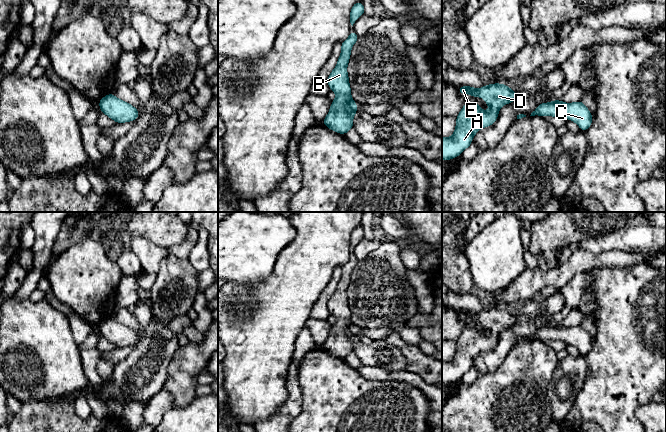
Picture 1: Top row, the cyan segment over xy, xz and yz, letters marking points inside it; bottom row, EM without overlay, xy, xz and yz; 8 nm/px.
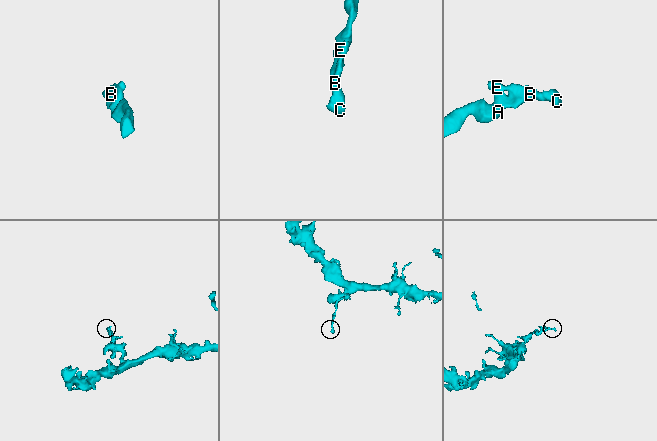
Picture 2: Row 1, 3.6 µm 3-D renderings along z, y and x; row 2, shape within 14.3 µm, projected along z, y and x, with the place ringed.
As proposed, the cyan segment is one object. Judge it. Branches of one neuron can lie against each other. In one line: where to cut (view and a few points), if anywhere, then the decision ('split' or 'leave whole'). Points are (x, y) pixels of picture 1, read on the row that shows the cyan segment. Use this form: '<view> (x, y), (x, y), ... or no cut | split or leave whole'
no cut | leave whole

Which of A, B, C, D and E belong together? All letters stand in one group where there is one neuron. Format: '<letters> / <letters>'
A B C D E

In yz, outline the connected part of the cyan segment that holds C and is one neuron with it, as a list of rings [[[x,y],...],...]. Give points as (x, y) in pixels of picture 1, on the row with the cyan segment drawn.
[[[554,100],[548,103],[543,102],[537,106],[530,116],[535,115],[541,117],[564,117],[575,122],[582,131],[586,131],[591,126],[593,120],[591,112],[582,101],[573,103],[565,103],[561,100]]]

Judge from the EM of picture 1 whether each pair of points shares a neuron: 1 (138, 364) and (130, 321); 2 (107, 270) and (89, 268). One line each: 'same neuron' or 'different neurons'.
1: same neuron
2: same neuron

